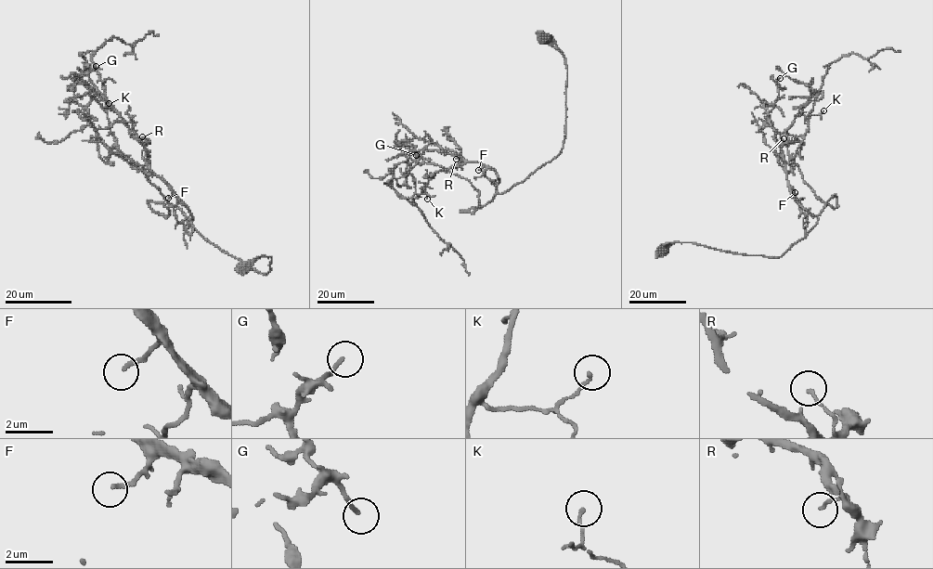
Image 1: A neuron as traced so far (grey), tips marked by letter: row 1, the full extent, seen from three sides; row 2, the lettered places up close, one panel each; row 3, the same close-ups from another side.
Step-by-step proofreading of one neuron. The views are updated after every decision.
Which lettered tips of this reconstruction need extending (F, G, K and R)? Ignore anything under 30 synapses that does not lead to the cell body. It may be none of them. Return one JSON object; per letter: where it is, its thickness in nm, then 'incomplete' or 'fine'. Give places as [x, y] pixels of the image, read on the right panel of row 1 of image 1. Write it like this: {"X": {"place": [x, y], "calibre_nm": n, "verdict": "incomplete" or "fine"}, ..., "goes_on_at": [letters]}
{"F": {"place": [795, 192], "calibre_nm": 160, "verdict": "incomplete"}, "G": {"place": [780, 78], "calibre_nm": 140, "verdict": "fine"}, "K": {"place": [823, 110], "calibre_nm": 130, "verdict": "fine"}, "R": {"place": [783, 138], "calibre_nm": 110, "verdict": "fine"}, "goes_on_at": ["F"]}

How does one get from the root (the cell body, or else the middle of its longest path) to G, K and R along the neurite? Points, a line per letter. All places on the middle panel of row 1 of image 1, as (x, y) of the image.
G: (544, 37), (566, 67), (565, 137), (556, 156), (498, 193), (485, 165), (434, 143), (409, 153), (416, 155)
K: (544, 37), (566, 67), (561, 151), (500, 193), (497, 174), (485, 165), (450, 165), (425, 184), (427, 199)
R: (544, 37), (561, 53), (566, 67), (561, 151), (500, 193), (493, 170), (456, 159)

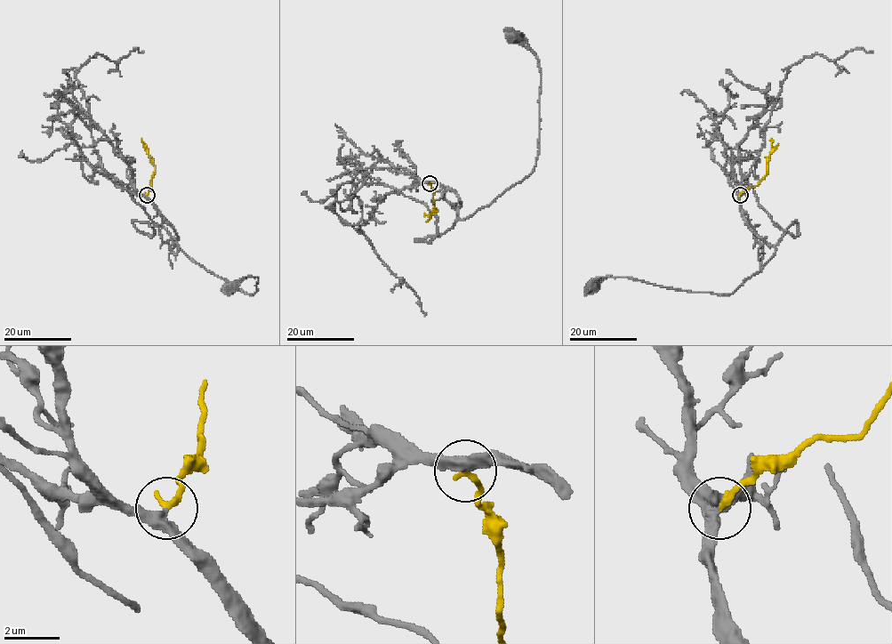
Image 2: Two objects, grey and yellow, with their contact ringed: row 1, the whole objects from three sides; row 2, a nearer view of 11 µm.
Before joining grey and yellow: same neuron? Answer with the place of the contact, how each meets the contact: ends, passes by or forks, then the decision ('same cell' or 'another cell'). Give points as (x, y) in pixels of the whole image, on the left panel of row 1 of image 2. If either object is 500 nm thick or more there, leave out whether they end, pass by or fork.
(147, 195) | grey passes by | yellow ends | same cell

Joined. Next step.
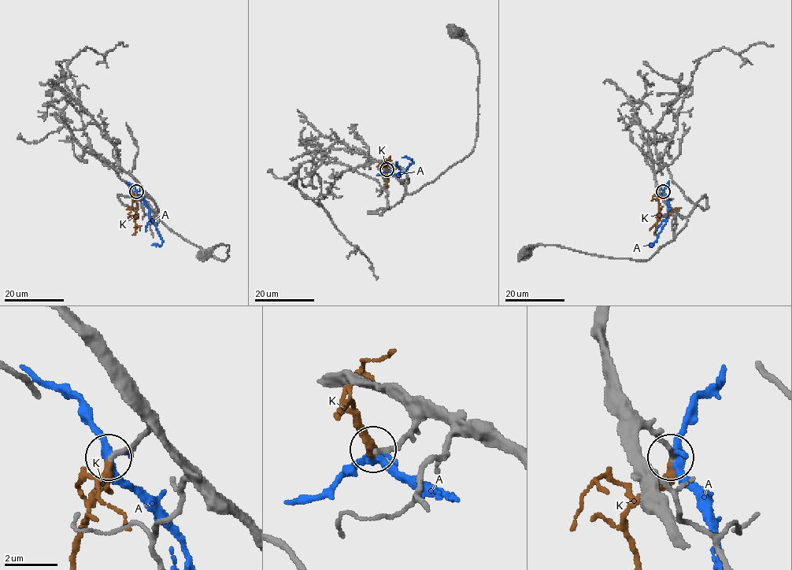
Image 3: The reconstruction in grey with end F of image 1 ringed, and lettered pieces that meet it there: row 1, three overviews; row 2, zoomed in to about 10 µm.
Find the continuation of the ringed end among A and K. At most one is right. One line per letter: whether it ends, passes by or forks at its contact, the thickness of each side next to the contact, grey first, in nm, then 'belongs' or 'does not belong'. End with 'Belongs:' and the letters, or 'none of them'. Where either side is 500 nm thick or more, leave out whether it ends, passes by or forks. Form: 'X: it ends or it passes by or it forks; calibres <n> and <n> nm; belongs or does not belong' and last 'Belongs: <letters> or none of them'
A: it passes by; calibres 200 and 300 nm; does not belong
K: it ends; calibres 180 and 360 nm; belongs
Belongs: K

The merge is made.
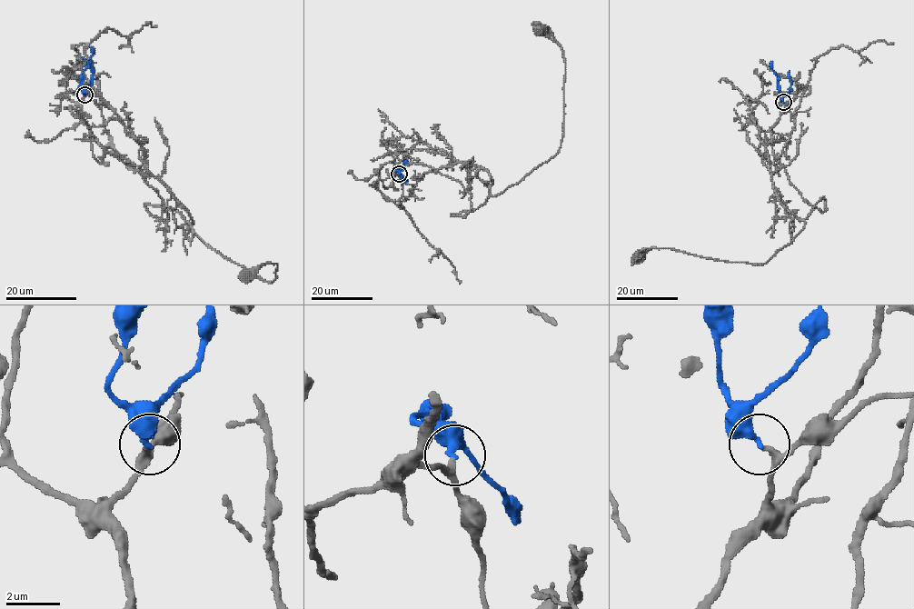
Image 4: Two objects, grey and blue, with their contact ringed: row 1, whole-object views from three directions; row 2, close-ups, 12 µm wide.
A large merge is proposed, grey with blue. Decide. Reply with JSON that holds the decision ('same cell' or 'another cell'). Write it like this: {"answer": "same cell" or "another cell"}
{"answer": "same cell"}

